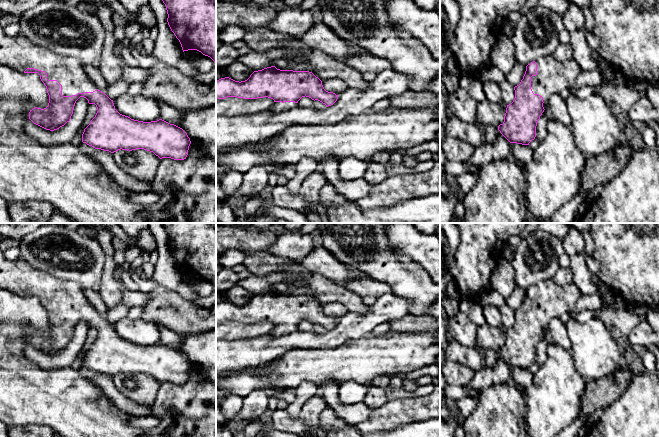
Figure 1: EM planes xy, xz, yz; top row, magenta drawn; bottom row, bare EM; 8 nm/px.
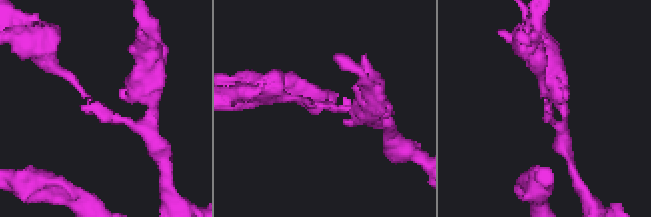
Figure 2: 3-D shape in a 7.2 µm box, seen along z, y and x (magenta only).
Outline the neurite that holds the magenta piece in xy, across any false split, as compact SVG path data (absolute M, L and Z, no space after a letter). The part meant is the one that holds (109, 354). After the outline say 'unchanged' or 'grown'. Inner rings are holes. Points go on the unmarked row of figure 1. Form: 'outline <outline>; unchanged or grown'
outline M1 249L0 288L24 297L38 297L40 299L49 319L49 327L44 333L35 331L30 334L29 343L46 354L57 354L69 346L76 325L80 321L84 321L89 328L95 328L98 335L90 348L84 353L83 367L111 377L120 373L127 375L144 373L153 376L160 383L184 384L188 379L191 365L182 352L162 343L143 346L120 338L115 333L113 324L104 316L98 314L90 304L85 296L84 289L80 285L70 281L58 280L45 272L36 270L22 258L8 260Z; grown

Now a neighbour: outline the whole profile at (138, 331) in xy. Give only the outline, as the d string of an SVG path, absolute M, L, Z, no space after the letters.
M122 318L113 324L115 333L131 343L151 346L161 343L161 332L155 322Z

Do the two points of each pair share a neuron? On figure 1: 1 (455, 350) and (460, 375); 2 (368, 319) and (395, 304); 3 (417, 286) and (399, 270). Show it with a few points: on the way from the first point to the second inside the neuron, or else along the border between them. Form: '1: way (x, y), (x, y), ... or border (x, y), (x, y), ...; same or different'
1: border (450, 359), (464, 364), (475, 371); different
2: way (375, 316), (388, 307); same
3: way (413, 283), (403, 274); same

